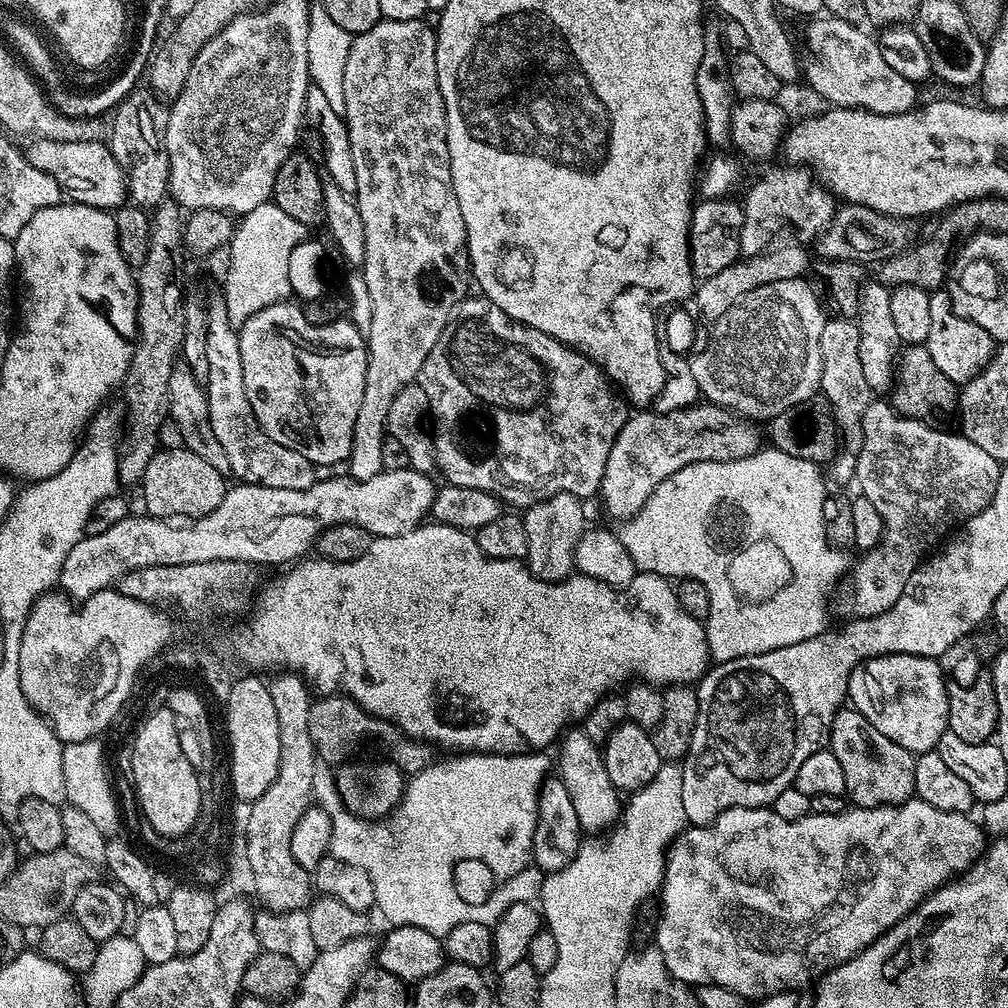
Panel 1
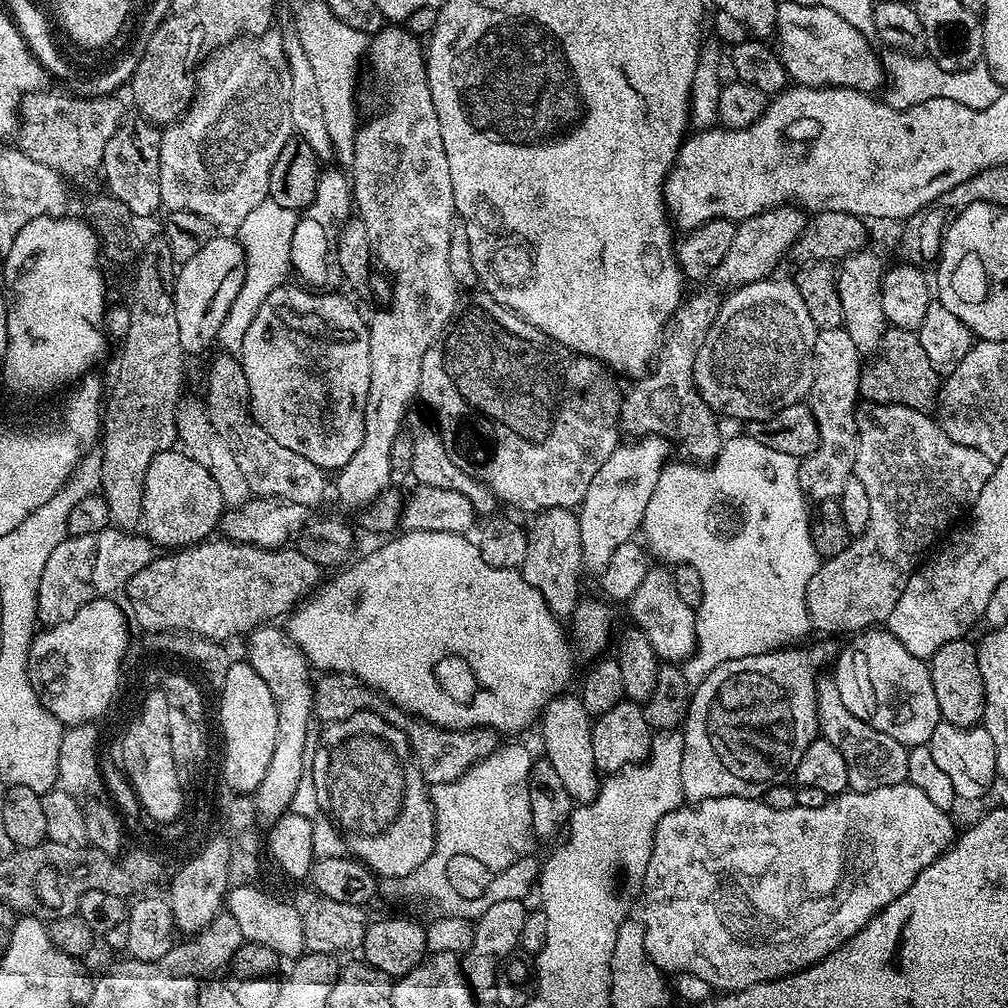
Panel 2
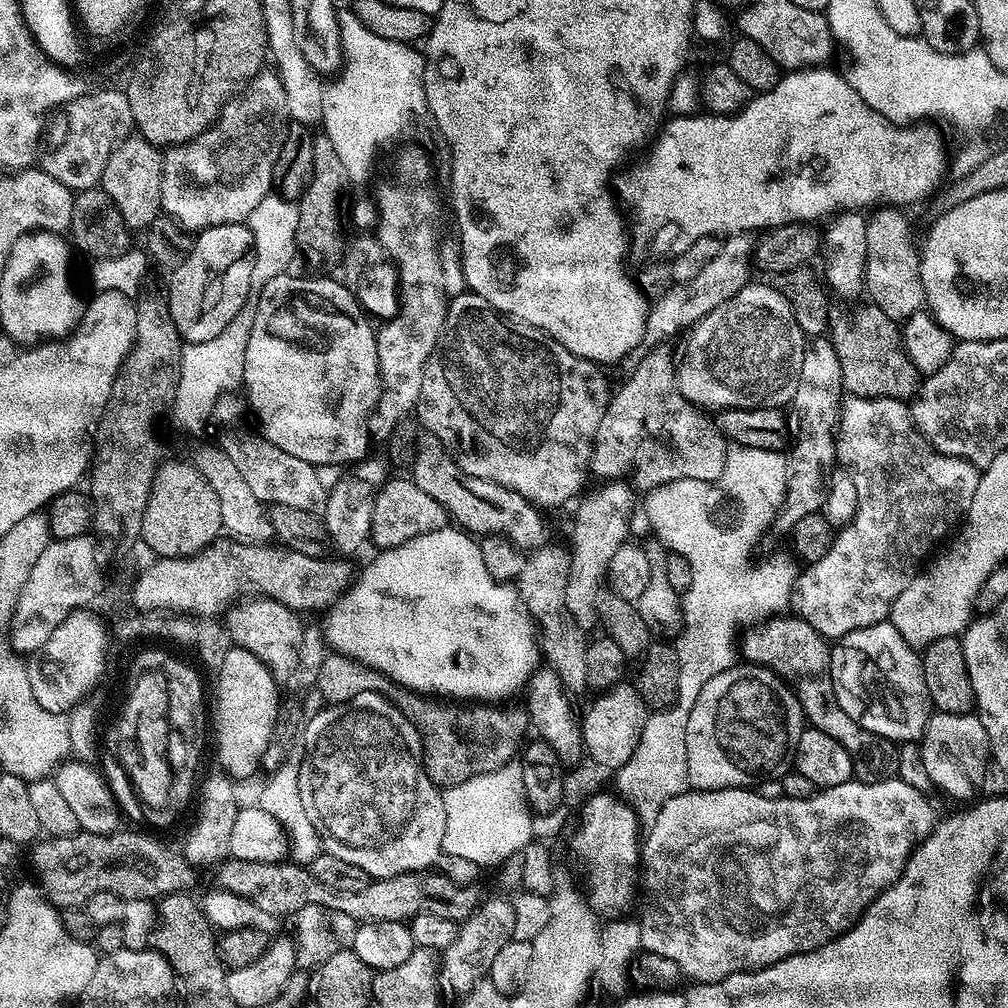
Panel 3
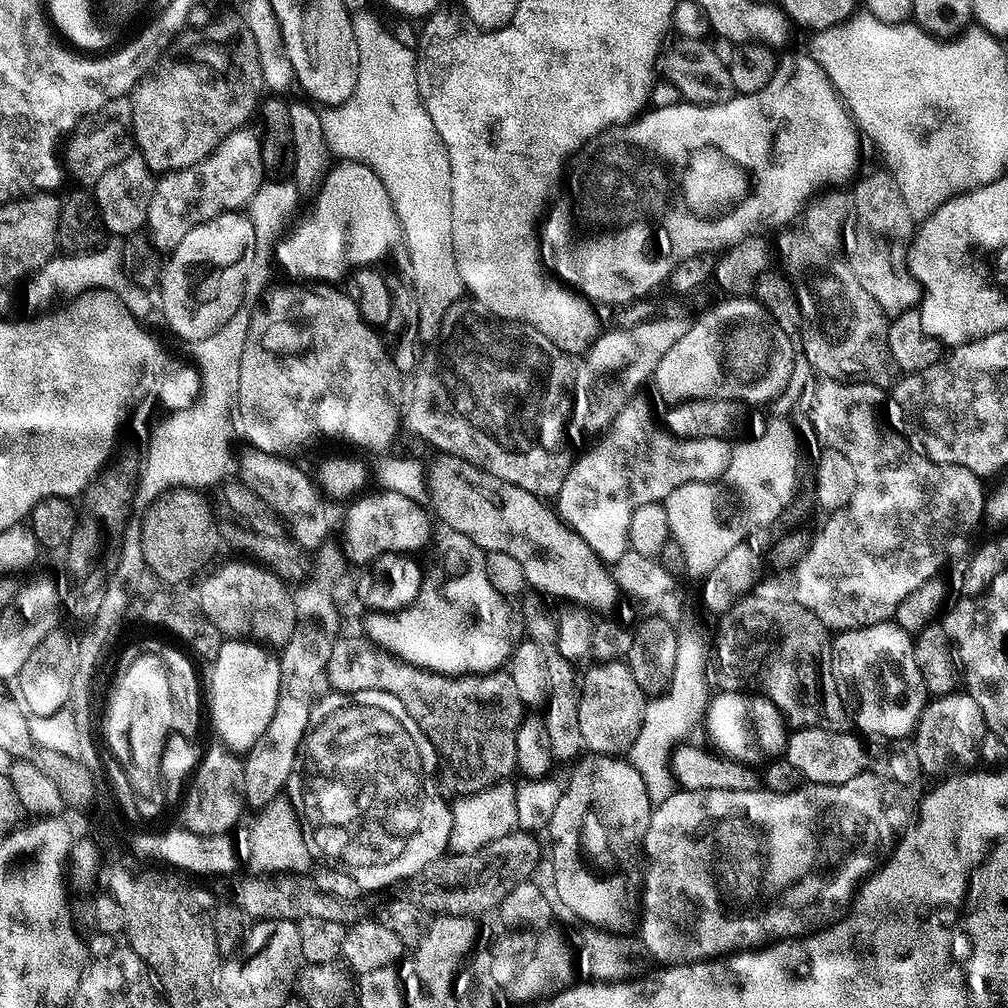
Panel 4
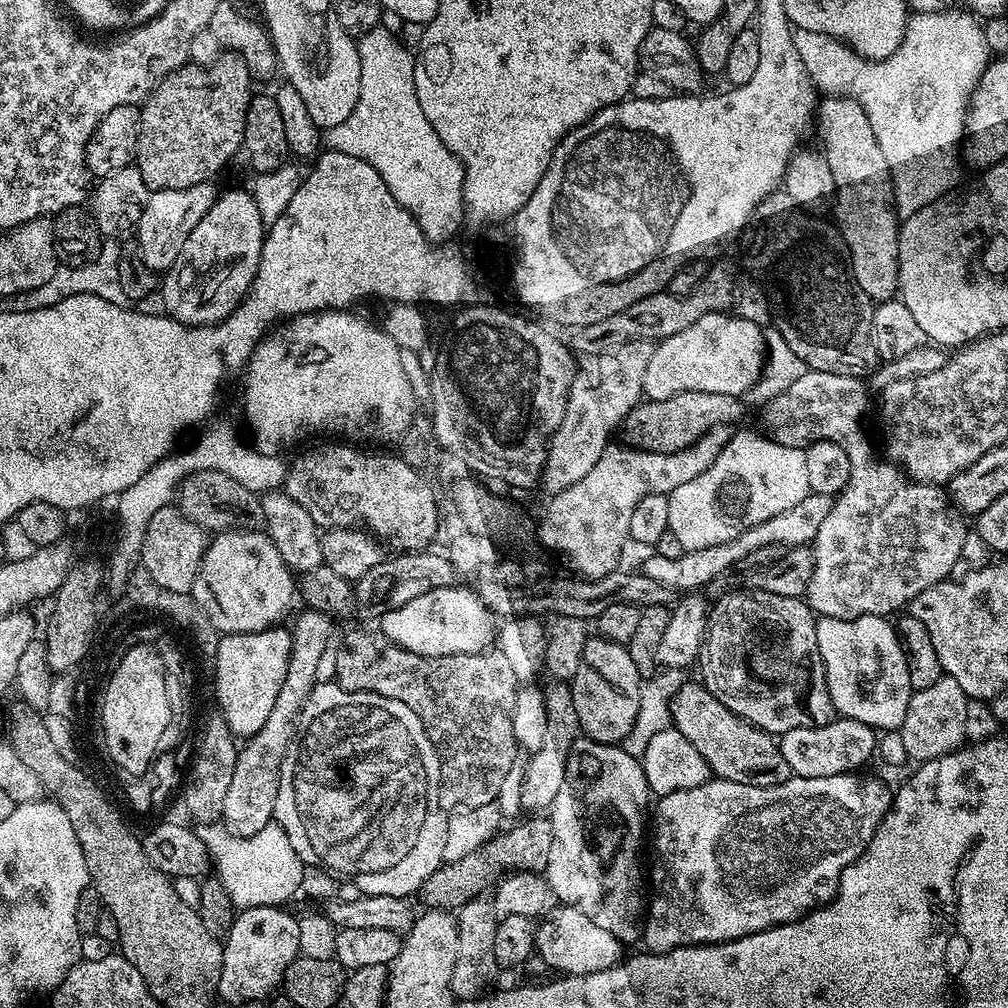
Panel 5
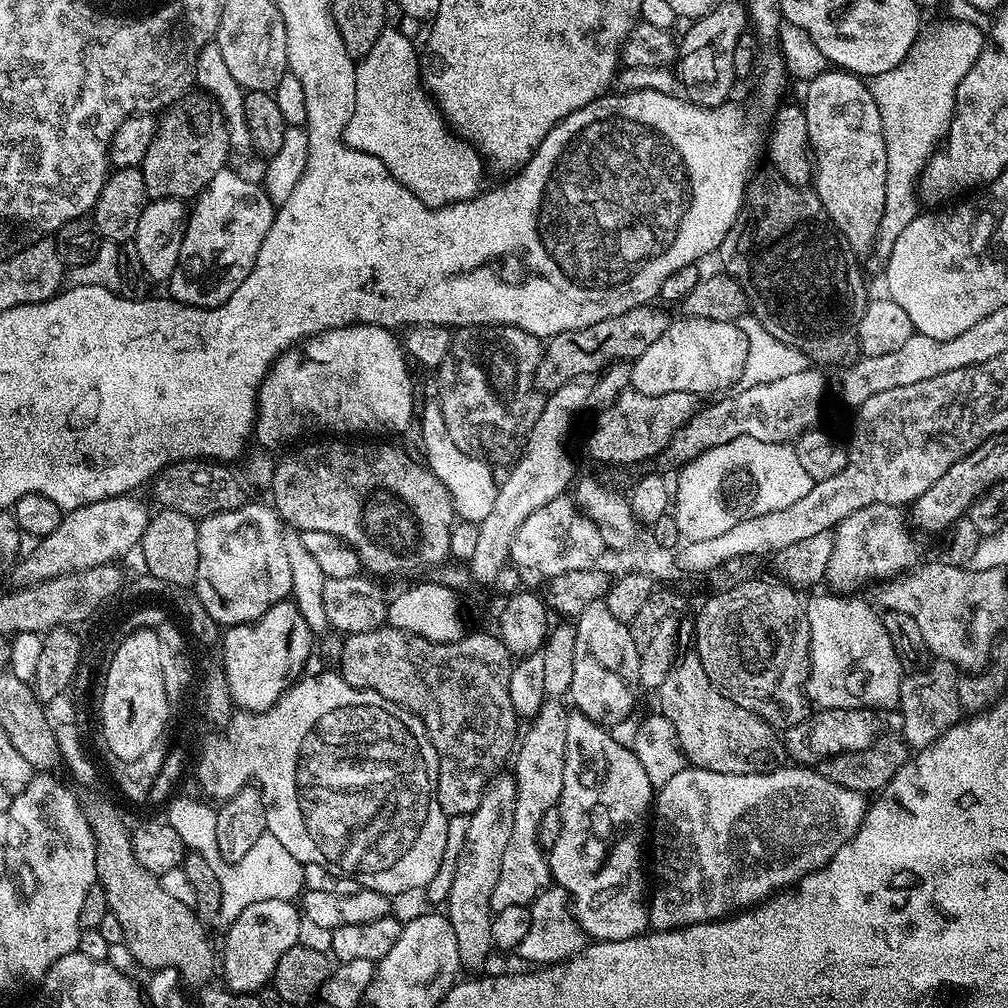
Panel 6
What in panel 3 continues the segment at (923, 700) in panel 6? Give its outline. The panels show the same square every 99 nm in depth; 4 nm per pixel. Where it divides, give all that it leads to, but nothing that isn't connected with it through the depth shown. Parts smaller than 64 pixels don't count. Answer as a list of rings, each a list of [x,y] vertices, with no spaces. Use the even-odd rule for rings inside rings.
[[[933,711],[918,745],[926,772],[936,788],[940,787],[942,791],[949,792],[954,798],[970,800],[975,797],[977,788],[982,782],[983,771],[990,763],[988,735],[982,726],[979,715],[972,712],[946,714]]]

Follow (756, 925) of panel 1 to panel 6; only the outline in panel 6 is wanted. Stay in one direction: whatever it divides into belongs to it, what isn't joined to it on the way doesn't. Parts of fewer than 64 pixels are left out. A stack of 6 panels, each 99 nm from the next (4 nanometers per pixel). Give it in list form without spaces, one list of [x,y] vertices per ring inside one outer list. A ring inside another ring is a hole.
[[[686,766],[674,775],[670,781],[658,788],[654,796],[654,815],[650,820],[650,899],[648,901],[648,923],[657,932],[669,932],[675,928],[685,928],[695,924],[710,924],[713,920],[722,920],[741,910],[755,909],[757,904],[791,889],[800,883],[803,876],[808,876],[822,867],[835,852],[852,841],[856,831],[862,826],[869,801],[865,793],[846,790],[838,786],[823,771],[812,766],[781,766],[773,772],[762,774],[718,774],[705,768]]]

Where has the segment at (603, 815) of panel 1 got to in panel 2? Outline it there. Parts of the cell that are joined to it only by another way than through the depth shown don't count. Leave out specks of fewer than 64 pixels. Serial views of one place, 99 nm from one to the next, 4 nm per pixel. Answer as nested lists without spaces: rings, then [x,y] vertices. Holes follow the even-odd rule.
[[[565,694],[555,696],[544,709],[539,721],[540,736],[544,739],[543,755],[554,766],[562,782],[566,786],[566,794],[577,805],[591,804],[600,792],[601,773],[596,771],[594,762],[594,746],[592,745],[593,717],[583,708],[579,695]]]

